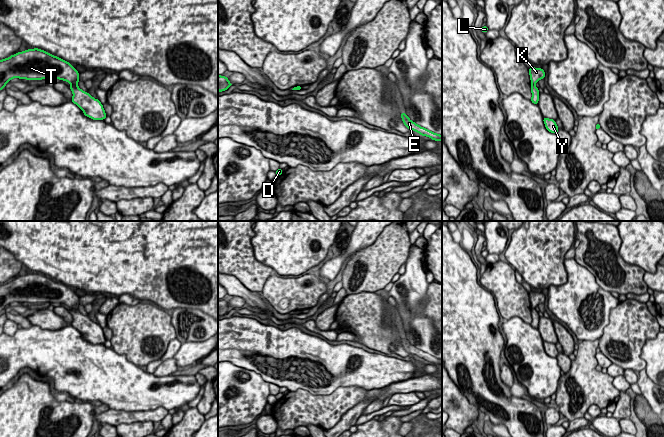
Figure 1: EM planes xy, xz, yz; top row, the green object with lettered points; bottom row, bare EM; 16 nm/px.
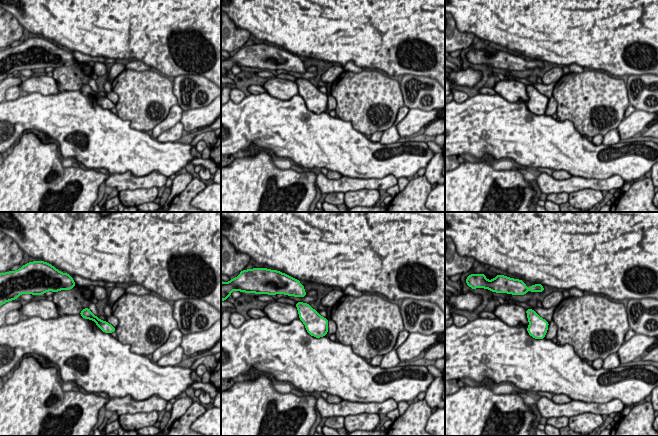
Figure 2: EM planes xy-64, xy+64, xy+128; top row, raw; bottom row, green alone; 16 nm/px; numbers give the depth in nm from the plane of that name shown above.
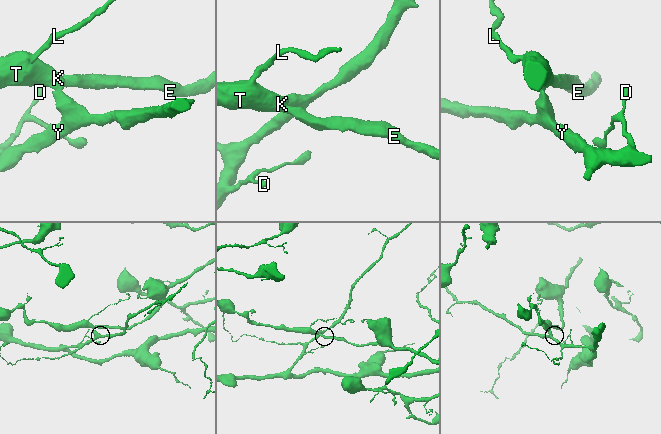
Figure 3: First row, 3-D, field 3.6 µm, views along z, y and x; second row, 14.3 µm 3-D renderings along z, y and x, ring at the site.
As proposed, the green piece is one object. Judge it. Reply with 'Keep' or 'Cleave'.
Cleave

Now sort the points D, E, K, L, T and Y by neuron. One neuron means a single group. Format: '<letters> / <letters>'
D Y / E K L T

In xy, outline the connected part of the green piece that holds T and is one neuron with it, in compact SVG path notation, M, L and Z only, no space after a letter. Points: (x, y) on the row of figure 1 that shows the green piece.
M34 48L0 60L0 90L13 78L26 80L60 79L72 85L79 82L79 72L67 61Z

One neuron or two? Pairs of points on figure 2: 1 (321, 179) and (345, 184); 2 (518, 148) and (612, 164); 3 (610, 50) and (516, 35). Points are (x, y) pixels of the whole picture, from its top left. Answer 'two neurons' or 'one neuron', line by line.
1: one neuron
2: one neuron
3: one neuron

